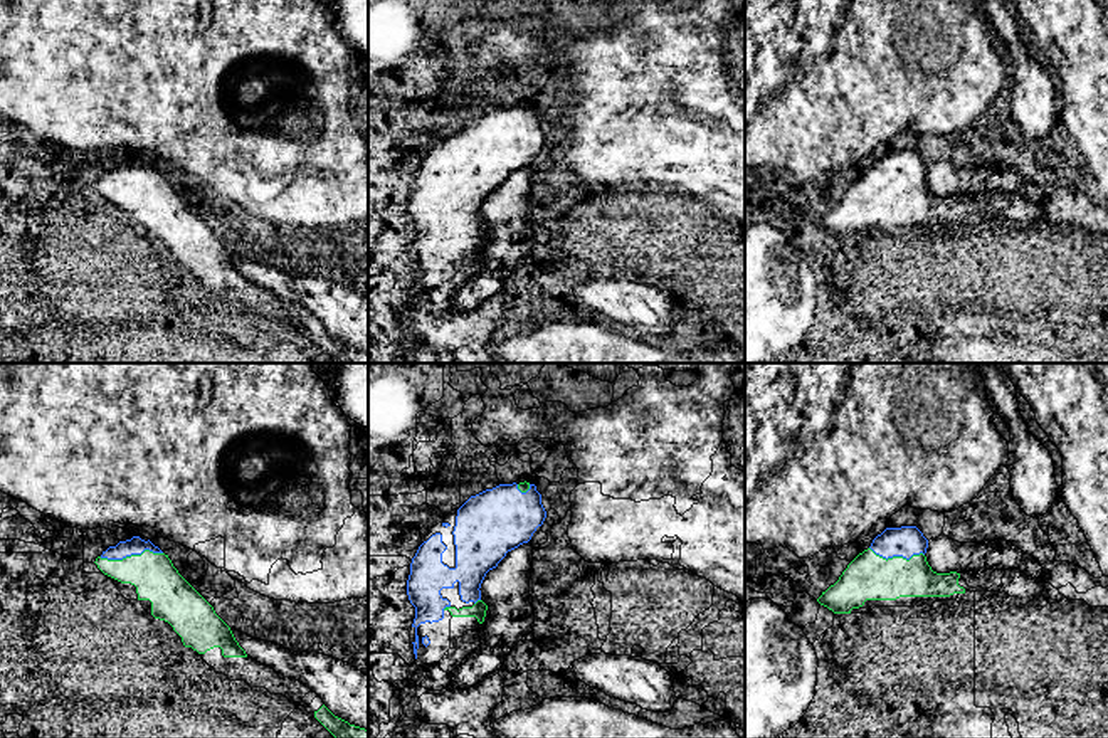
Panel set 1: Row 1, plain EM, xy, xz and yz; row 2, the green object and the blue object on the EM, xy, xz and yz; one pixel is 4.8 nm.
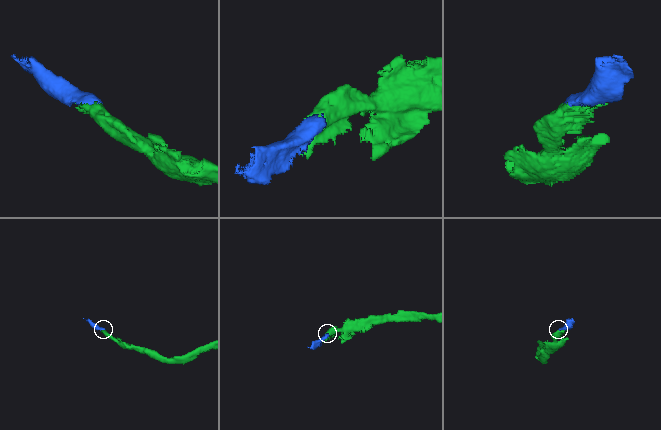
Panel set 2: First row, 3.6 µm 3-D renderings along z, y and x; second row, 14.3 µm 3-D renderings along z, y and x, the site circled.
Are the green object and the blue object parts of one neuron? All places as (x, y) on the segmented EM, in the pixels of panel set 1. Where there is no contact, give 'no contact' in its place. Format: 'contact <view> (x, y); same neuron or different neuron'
contact xy (131, 555); same neuron

